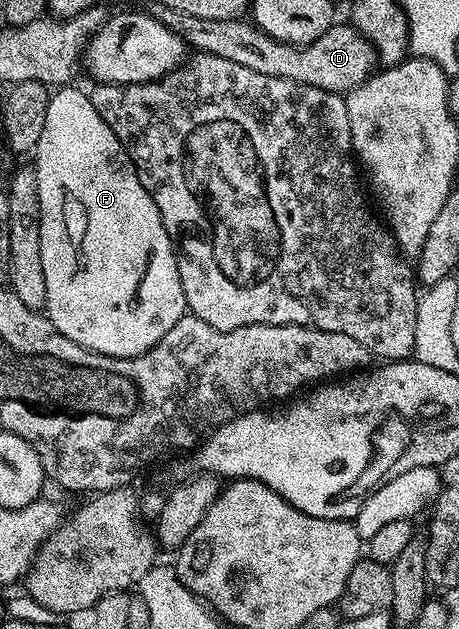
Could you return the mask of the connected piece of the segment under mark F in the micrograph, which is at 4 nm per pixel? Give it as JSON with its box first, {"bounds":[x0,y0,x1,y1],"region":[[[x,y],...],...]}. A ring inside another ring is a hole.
{"bounds":[34,87,188,357],"region":[[[60,87],[49,96],[46,107],[46,127],[42,127],[42,139],[38,139],[34,150],[34,168],[38,179],[38,199],[40,200],[40,230],[42,231],[42,271],[46,271],[46,303],[44,309],[48,320],[58,327],[66,339],[78,343],[83,349],[101,353],[107,357],[140,357],[150,347],[178,323],[178,319],[186,316],[188,304],[182,291],[182,279],[178,275],[176,246],[173,245],[166,227],[162,223],[162,215],[146,187],[142,187],[142,179],[138,179],[136,165],[130,155],[122,147],[118,135],[110,131],[106,119],[98,115],[91,96],[87,92],[73,87]]]}

